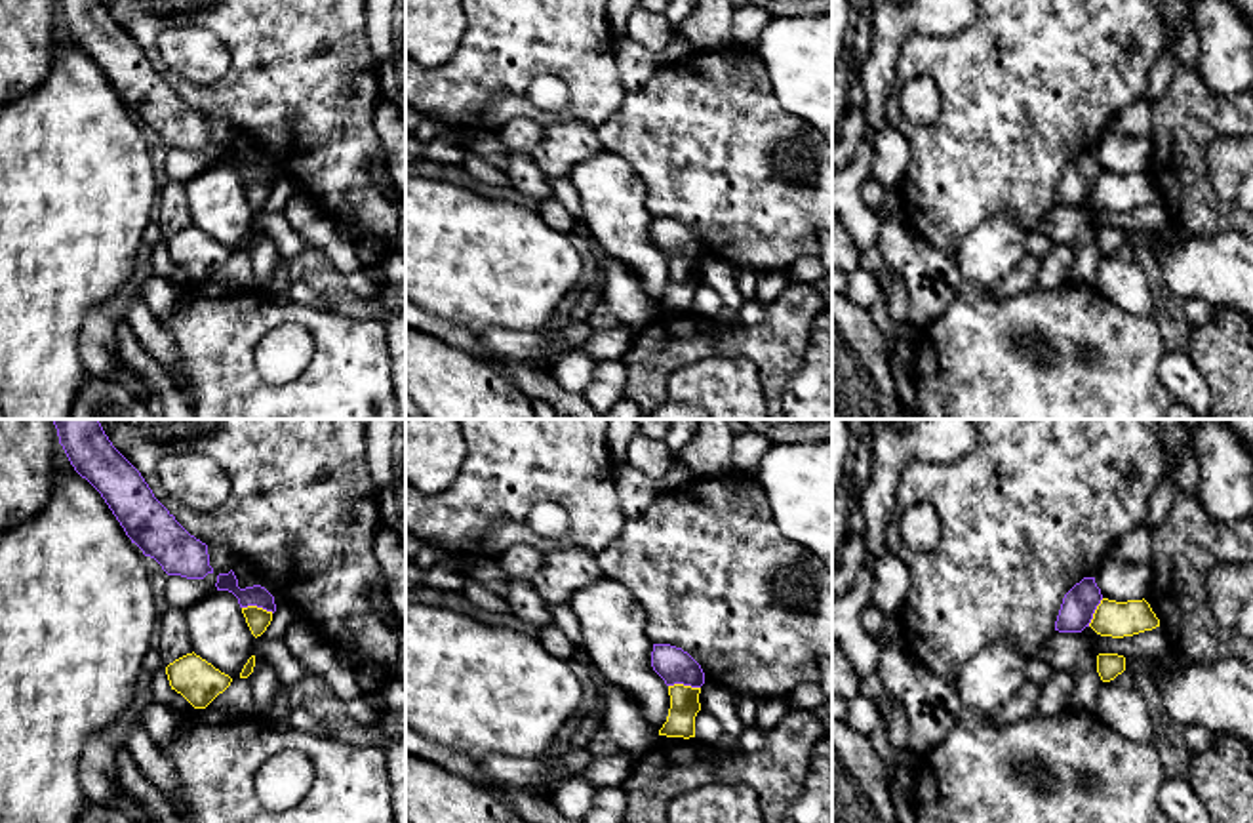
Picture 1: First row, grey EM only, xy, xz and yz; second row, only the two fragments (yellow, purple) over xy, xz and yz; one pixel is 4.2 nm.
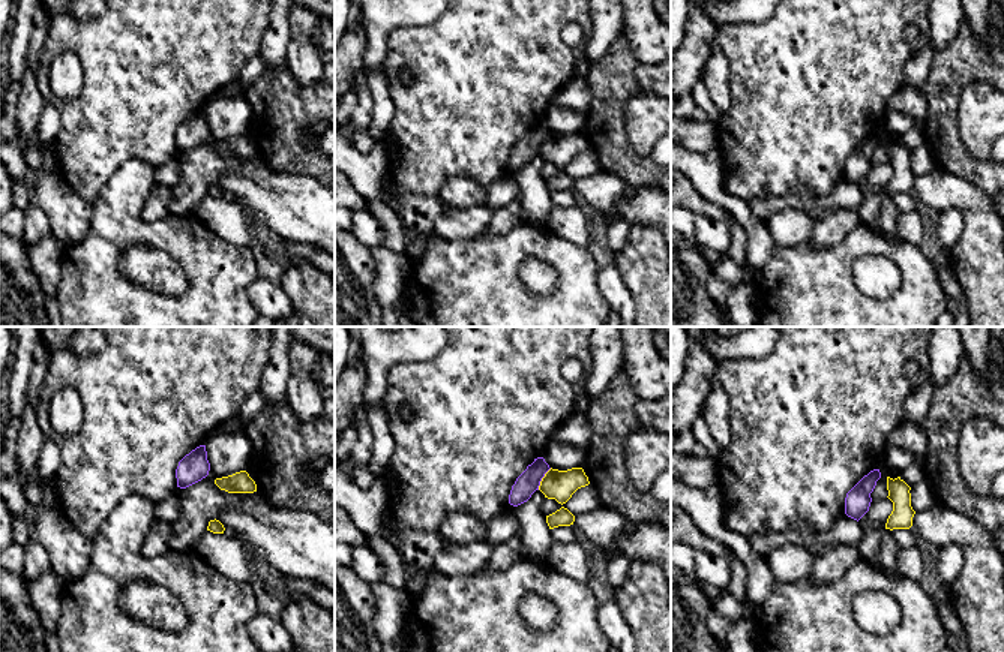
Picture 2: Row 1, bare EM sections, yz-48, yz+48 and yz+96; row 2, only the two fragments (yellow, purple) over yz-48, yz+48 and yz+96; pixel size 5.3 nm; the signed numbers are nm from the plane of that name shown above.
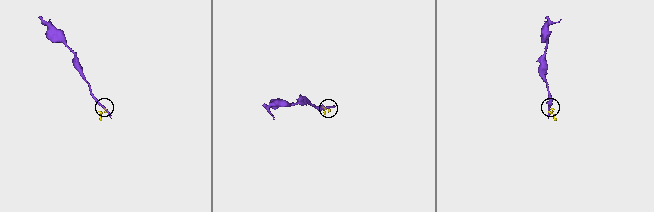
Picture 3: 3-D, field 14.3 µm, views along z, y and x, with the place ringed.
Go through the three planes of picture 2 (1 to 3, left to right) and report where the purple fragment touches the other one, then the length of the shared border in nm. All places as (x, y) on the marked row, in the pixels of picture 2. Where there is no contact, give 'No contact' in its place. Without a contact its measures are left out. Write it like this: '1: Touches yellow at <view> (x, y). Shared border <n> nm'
1: No contact
2: Touches yellow at yz+48 (542, 478). Shared border 140 nm
3: No contact

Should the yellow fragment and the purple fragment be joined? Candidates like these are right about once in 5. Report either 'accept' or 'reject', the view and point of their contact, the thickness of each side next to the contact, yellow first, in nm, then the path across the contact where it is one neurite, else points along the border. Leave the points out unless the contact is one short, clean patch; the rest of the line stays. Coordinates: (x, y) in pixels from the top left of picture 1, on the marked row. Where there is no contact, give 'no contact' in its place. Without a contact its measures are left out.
reject; meets yellow in xz at (682, 684); 130 nm thick on the yellow side, 150 nm on the other; border along xz (669, 684), (699, 688)

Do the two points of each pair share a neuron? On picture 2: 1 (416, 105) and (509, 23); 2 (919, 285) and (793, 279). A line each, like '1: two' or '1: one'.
1: one
2: one

